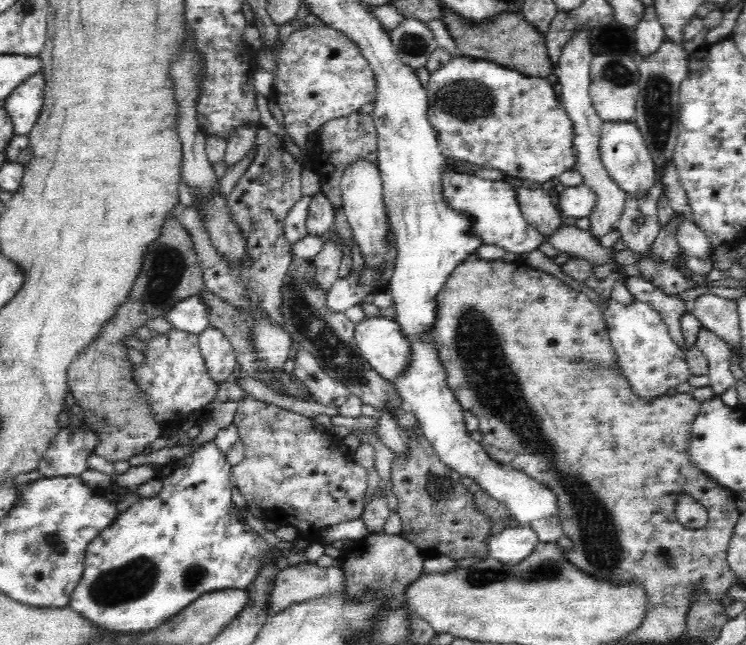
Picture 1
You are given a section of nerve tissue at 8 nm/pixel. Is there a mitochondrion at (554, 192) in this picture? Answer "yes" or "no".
no

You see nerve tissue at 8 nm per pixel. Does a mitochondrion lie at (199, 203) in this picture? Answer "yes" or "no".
no

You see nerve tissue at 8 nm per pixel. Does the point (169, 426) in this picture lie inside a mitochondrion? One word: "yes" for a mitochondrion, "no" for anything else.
no

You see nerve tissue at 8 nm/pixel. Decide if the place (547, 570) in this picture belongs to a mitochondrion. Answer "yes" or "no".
yes

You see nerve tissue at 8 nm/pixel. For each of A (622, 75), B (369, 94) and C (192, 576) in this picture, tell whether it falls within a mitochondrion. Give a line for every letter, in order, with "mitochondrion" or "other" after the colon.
A: mitochondrion
B: other
C: mitochondrion

